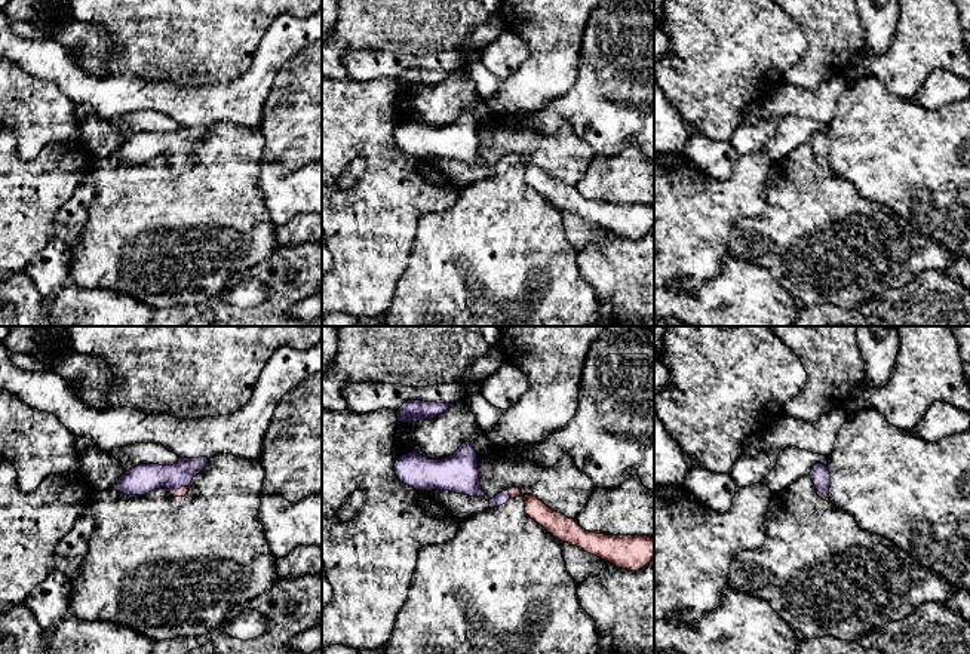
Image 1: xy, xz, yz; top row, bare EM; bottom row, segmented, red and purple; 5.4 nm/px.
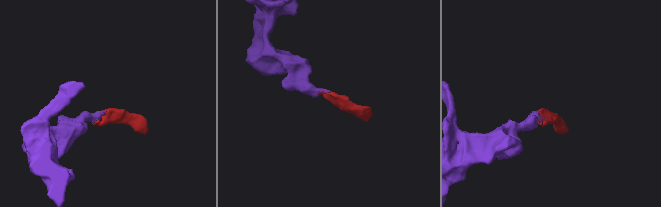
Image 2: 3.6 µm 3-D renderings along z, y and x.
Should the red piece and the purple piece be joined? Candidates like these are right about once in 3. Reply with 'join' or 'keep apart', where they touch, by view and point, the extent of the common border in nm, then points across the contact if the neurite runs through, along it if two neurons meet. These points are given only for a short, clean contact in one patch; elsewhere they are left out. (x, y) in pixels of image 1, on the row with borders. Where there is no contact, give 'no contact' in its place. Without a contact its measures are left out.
join | xz (509, 494) | 50 nm | across xz (536, 509), (522, 494), (509, 494), (503, 497)

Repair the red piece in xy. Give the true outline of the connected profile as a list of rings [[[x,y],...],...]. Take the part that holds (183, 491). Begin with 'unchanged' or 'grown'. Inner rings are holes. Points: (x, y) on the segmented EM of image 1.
grown | [[[208,457],[179,458],[174,466],[139,464],[123,473],[113,489],[125,495],[145,495],[168,488],[174,497],[188,495],[193,478],[205,470]]]

